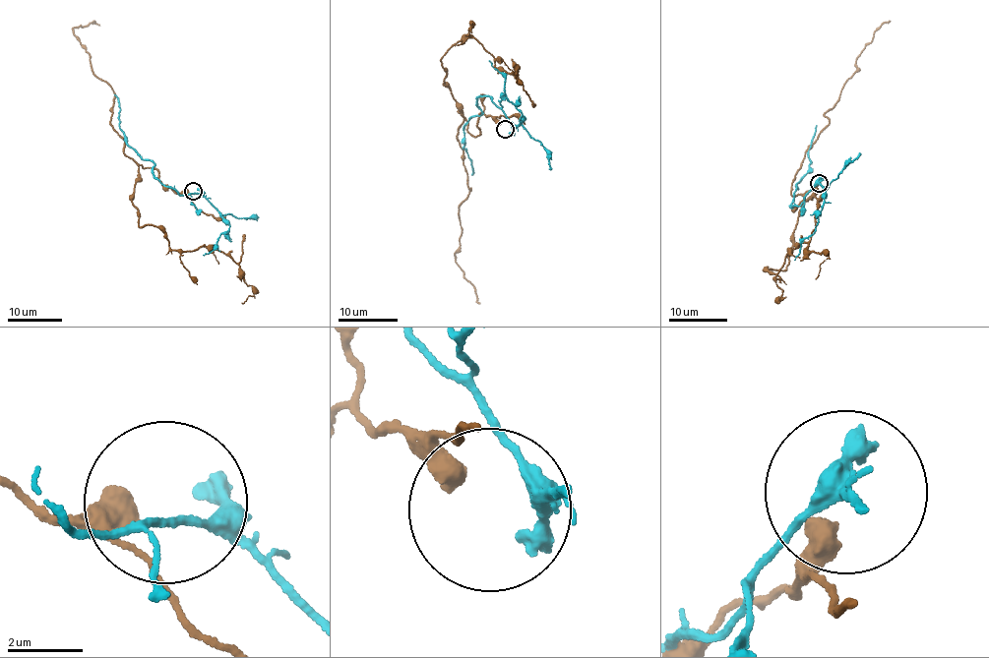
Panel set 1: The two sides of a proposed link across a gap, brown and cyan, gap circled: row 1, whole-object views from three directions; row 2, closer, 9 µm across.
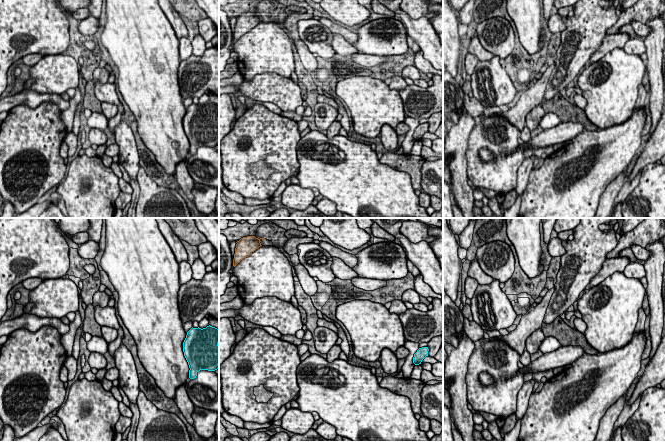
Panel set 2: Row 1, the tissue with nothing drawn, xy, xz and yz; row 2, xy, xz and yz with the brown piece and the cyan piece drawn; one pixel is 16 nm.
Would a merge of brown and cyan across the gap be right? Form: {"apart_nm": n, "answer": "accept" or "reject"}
{"apart_nm": 3000, "answer": "reject"}

